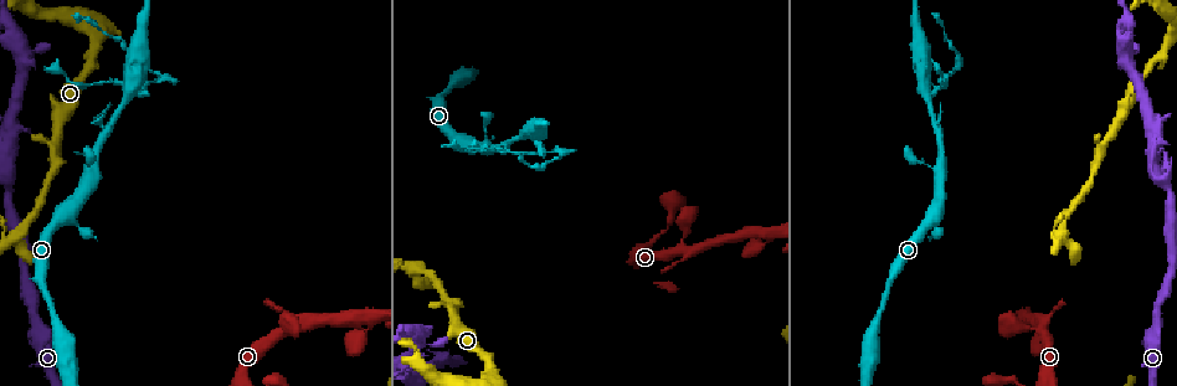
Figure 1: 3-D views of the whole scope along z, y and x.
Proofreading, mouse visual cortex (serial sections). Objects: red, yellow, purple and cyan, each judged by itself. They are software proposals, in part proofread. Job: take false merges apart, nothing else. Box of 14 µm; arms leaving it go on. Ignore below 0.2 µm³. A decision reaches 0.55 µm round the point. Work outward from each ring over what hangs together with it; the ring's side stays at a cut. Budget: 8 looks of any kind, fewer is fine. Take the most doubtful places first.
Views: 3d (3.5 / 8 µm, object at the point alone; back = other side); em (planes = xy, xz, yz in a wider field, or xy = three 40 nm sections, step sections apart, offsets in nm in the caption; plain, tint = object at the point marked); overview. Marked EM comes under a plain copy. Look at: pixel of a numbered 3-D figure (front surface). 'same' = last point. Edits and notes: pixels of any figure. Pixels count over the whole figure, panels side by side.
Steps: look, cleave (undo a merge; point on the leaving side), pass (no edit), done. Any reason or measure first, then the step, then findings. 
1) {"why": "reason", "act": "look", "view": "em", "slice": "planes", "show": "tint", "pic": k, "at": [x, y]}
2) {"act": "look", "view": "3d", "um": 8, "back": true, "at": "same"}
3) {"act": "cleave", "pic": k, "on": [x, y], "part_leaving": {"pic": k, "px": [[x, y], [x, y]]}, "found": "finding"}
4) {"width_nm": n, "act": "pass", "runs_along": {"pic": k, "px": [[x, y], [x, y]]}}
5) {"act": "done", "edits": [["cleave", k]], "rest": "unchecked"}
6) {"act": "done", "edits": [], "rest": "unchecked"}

{"why": "three-way junction", "act": "look", "view": "3d", "um": 3.5, "pic": 1, "at": [1063, 235]}

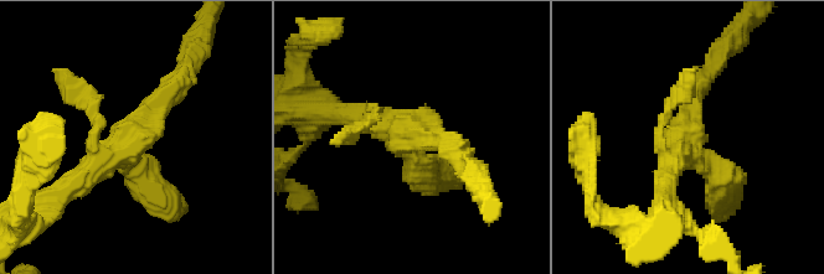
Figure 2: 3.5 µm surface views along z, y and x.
{"act": "look", "view": "em", "slice": "xy", "step": 2, "show": "tint", "pic": 2, "at": [412, 133]}

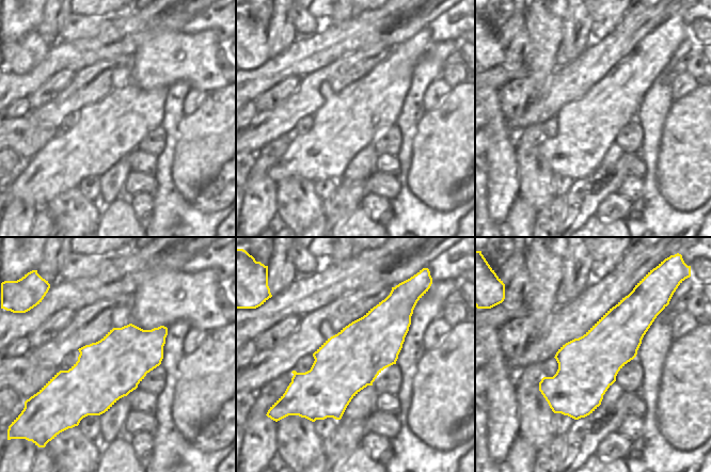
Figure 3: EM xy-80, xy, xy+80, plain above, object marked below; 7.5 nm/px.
{"width_nm": 460, "act": "pass", "runs_along": {"pic": 2, "px": [[185, 70], [128, 138], [154, 187]]}, "found": "continuous, no second cell"}

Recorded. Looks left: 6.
{"why": "sharp bend", "act": "look", "view": "3d", "um": 3.5, "pic": 1, "at": [1150, 122]}

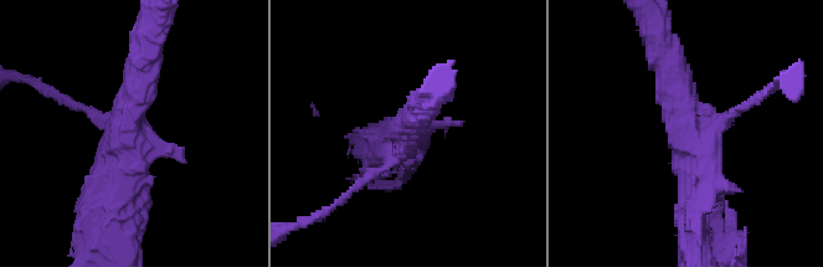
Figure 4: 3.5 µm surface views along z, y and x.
{"act": "pass", "runs_along": {"pic": 4, "px": [[118, 220], [145, 60]]}, "found": "one cell here"}

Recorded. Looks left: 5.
{"why": "calibre changes", "act": "look", "view": "em", "slice": "xy", "step": 1, "show": "tint", "pic": 1, "at": [97, 162]}

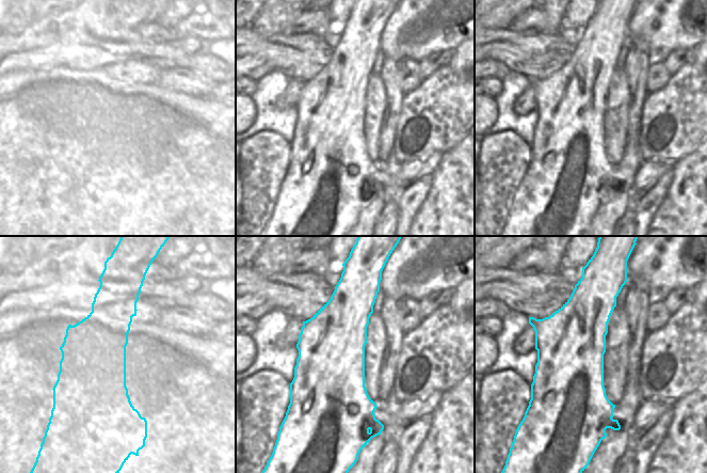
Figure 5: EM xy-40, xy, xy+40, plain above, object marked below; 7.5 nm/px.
{"why": "wider look", "act": "look", "view": "3d", "um": 3.5, "at": "same"}

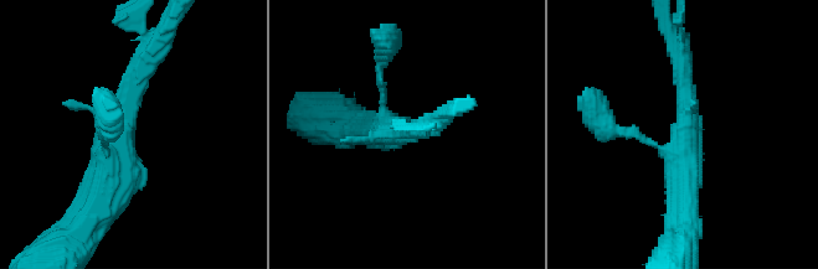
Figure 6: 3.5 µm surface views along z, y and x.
{"act": "pass", "runs_along": {"pic": 6, "px": [[96, 206], [129, 84], [153, 50]]}, "found": "all the same cell"}

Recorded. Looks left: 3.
{"act": "done", "edits": [], "rest": "unchecked"}

